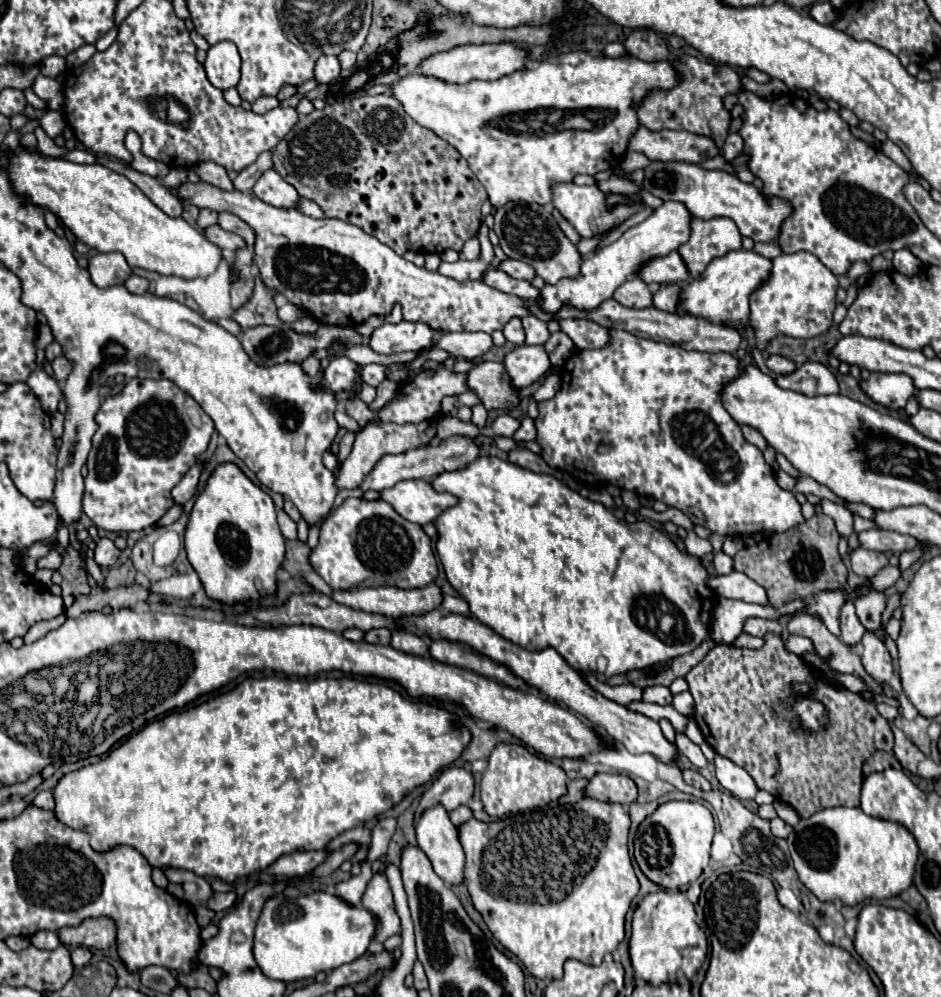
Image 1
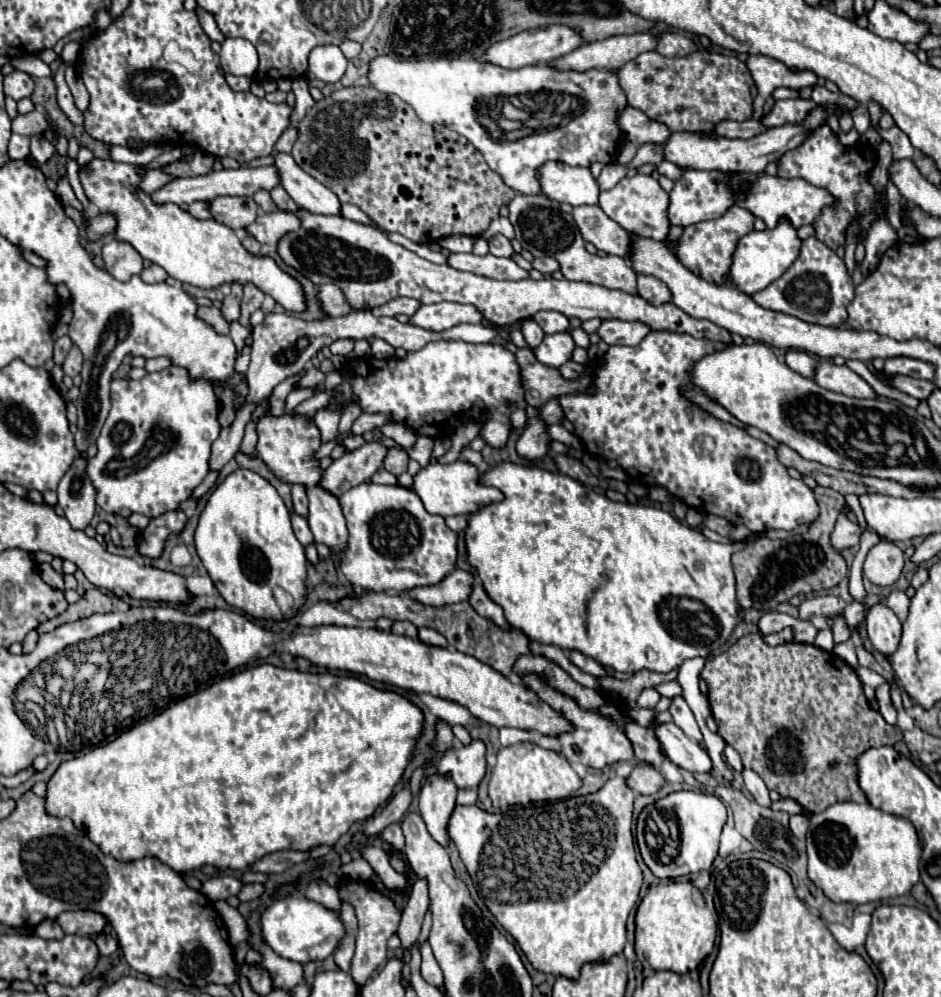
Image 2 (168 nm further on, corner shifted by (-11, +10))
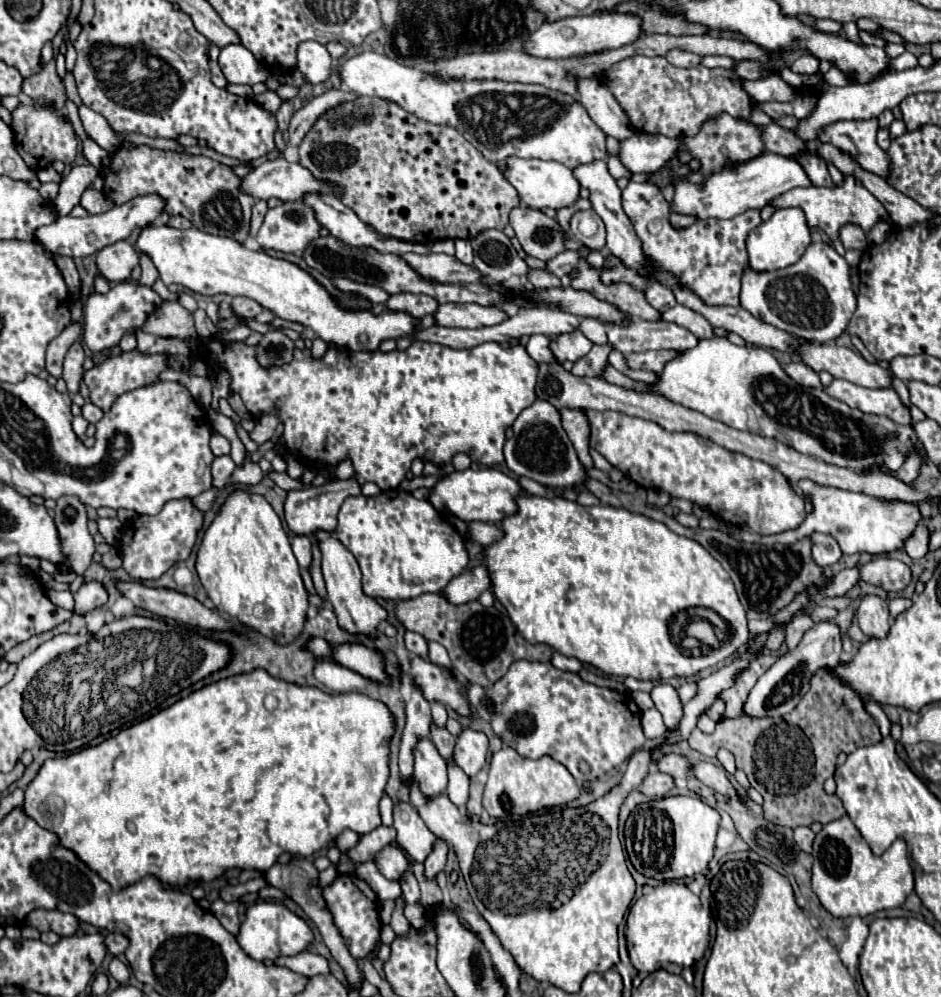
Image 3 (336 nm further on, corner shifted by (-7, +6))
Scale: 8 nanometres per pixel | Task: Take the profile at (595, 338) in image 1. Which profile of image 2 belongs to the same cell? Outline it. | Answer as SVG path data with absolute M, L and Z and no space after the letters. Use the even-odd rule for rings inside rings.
M611 319L611 321L603 321L599 327L599 337L607 343L607 345L639 345L649 333L651 327L641 323L641 321L619 321L619 319Z

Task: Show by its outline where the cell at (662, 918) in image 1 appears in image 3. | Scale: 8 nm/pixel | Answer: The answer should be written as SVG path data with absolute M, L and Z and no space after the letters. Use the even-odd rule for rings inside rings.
M663 883L663 885L655 887L653 893L641 895L629 909L625 935L627 935L627 949L629 949L631 963L639 972L650 974L653 971L665 969L669 973L679 975L683 969L693 967L705 955L705 949L709 947L710 925L711 914L709 916L709 911L703 909L699 897L695 893L691 893L685 883Z

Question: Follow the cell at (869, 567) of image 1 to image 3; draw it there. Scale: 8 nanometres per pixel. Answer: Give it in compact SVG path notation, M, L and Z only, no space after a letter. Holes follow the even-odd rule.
M889 557L871 559L869 563L859 567L859 575L861 575L861 581L877 585L889 593L903 591L907 587L907 583L911 581L909 567L905 563L901 563L897 559L889 559Z

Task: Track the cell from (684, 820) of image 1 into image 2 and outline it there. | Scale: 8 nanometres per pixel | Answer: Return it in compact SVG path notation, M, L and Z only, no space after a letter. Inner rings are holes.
M677 791L645 807L637 823L637 845L645 865L661 879L711 869L717 857L719 835L727 819L727 809L715 795L697 791Z

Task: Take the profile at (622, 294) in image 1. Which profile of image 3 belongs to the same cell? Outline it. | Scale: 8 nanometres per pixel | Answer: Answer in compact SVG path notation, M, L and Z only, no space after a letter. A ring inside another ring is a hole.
M653 281L647 289L645 289L645 297L649 301L651 307L655 307L657 311L665 311L665 309L671 309L677 305L675 297L673 297L673 291L657 281Z

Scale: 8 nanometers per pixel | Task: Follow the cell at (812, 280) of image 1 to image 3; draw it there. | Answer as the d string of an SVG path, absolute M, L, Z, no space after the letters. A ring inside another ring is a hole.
M811 243L803 257L791 267L771 273L753 273L751 269L745 269L741 279L741 307L765 323L785 329L797 337L815 343L833 341L845 331L855 311L849 265L827 243Z

